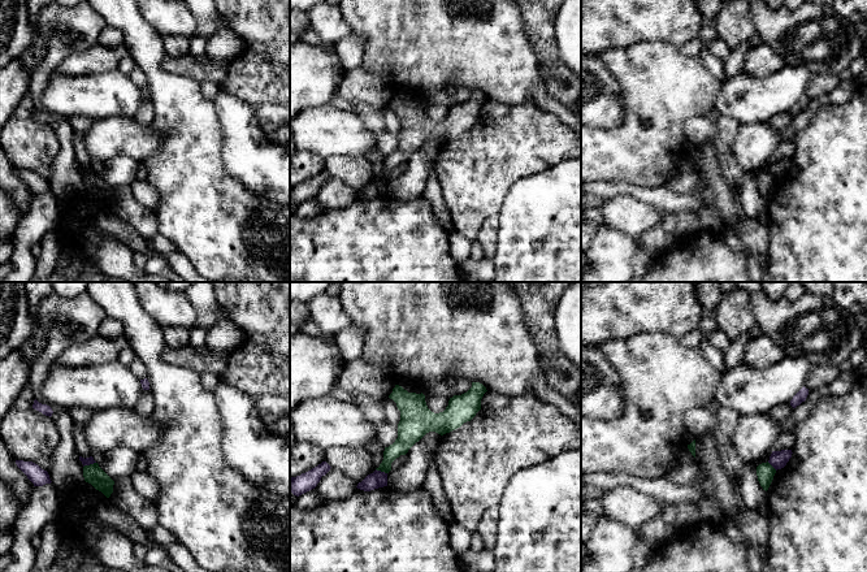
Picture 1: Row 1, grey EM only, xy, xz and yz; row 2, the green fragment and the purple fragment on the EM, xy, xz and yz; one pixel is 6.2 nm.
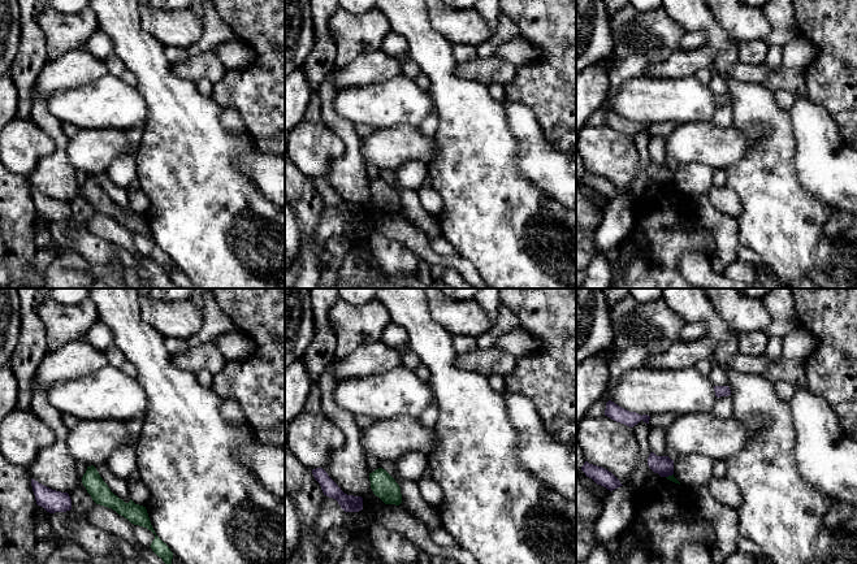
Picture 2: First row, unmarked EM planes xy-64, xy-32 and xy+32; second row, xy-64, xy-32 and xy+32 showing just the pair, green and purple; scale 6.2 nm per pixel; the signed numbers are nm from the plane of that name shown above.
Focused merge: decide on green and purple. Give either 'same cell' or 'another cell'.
another cell

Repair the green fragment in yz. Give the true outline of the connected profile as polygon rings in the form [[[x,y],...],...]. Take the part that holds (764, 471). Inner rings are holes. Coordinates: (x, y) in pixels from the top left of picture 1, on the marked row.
[[[768,462],[762,463],[757,467],[758,481],[760,486],[763,488],[763,490],[766,491],[768,490],[775,473],[776,473],[776,469]]]

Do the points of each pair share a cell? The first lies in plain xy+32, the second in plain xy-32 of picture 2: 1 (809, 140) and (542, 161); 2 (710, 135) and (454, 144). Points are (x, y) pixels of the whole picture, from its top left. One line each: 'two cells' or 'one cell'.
1: one cell
2: two cells

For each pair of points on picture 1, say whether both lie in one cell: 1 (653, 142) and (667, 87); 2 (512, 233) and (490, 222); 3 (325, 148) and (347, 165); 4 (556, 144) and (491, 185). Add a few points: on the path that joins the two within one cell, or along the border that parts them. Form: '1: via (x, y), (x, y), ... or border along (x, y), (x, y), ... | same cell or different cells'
1: via (653, 129), (655, 126), (658, 100) | same cell
2: border along (498, 215), (497, 251), (493, 256) | different cells
3: border along (365, 157), (328, 156), (325, 159) | different cells
4: via (541, 144), (532, 144), (507, 169) | same cell

